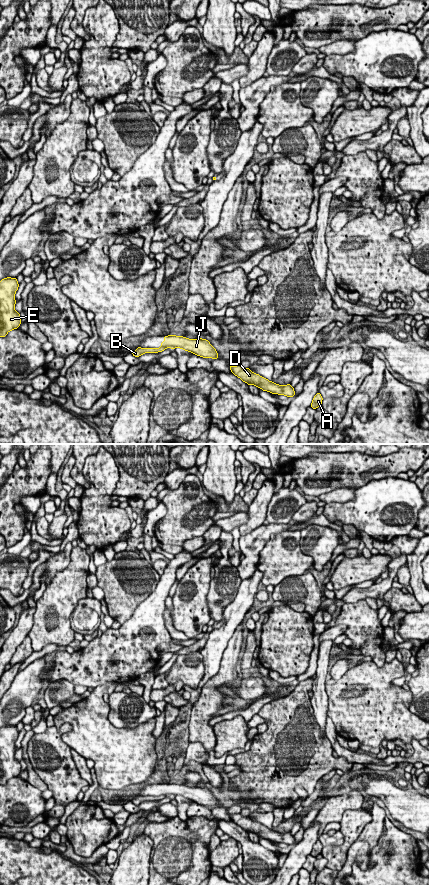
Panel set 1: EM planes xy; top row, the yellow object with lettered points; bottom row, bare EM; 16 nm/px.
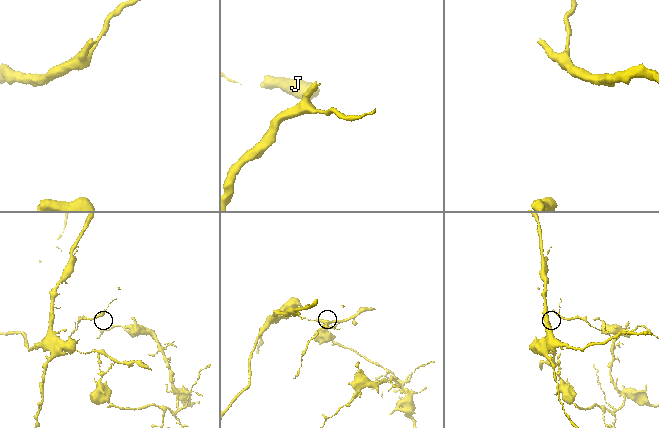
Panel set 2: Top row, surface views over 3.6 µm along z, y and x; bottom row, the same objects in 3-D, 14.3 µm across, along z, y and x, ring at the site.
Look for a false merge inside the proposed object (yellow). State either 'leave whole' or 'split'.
split

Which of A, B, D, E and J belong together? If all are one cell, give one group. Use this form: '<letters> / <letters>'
A D J / B E

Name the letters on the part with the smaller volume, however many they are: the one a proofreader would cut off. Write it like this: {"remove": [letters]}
{"remove": ["B", "E"]}

